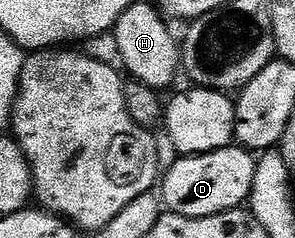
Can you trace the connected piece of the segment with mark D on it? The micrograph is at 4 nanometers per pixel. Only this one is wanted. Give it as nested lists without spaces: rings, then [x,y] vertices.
[[[236,144],[210,154],[181,156],[177,163],[164,173],[159,184],[159,190],[161,186],[161,198],[165,201],[164,209],[168,213],[187,216],[188,218],[206,218],[207,216],[222,214],[228,210],[242,209],[248,203],[249,193],[255,184],[257,163],[258,159],[250,151]]]

